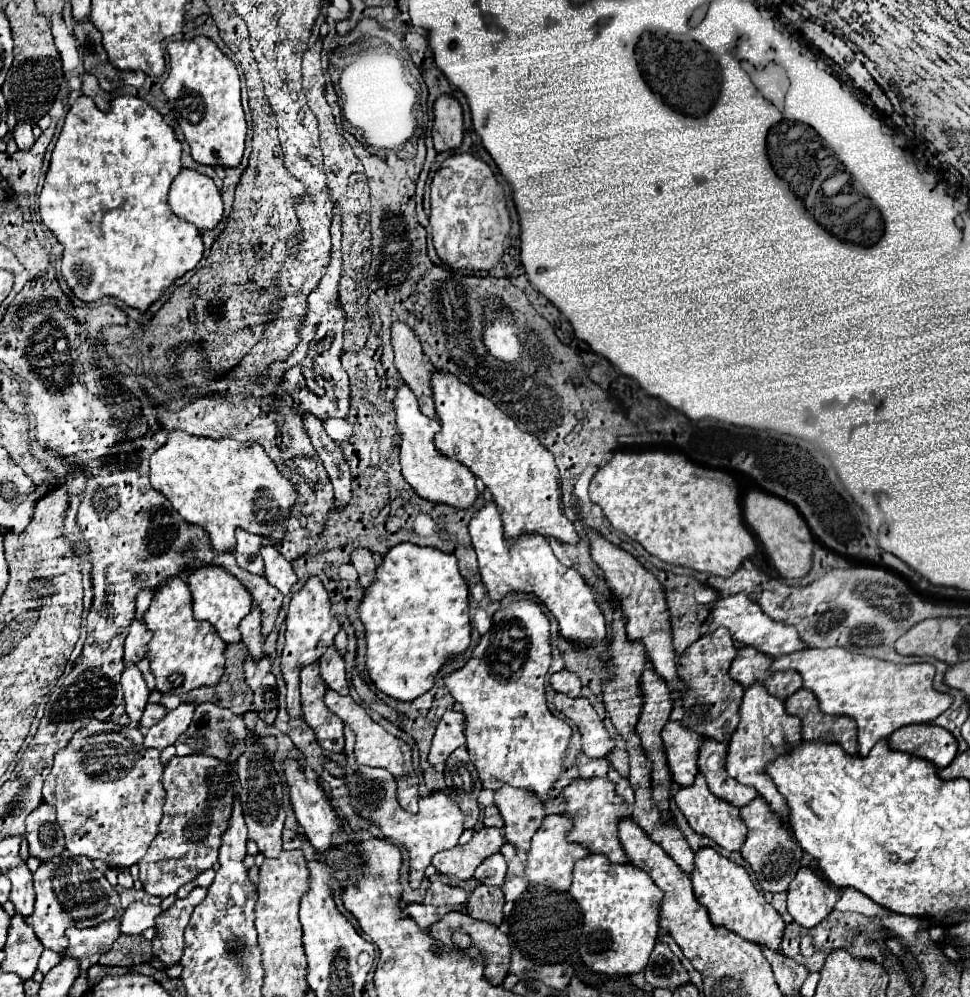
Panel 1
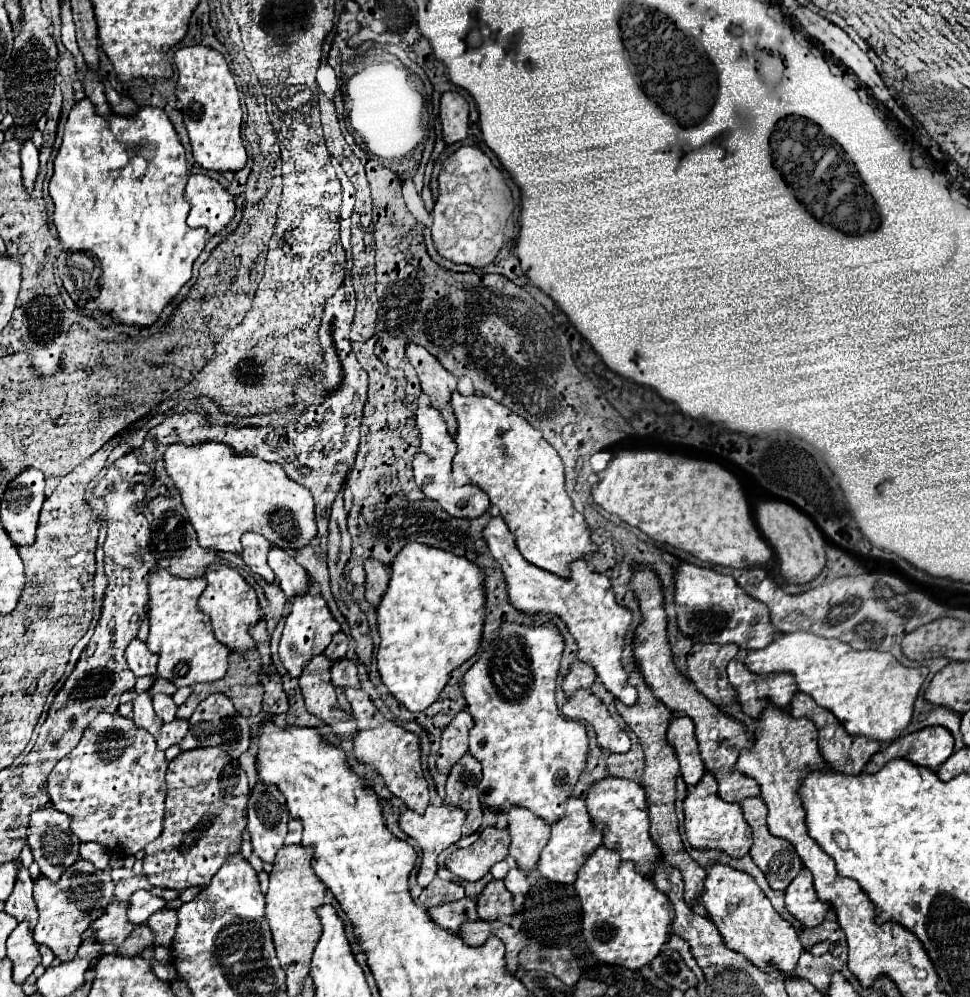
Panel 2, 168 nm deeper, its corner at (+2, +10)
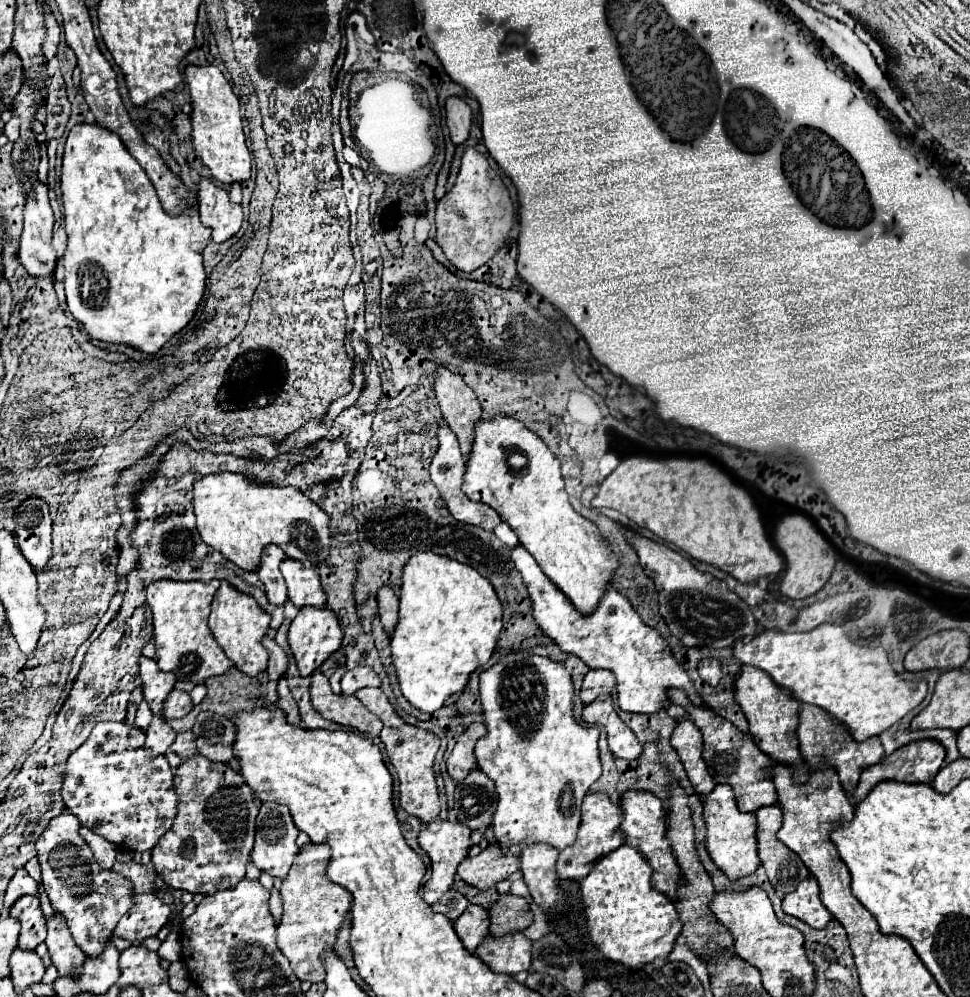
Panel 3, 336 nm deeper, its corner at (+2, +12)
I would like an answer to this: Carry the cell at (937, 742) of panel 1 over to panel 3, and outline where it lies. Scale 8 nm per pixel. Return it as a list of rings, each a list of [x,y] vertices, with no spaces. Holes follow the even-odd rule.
[[[924,739],[924,741],[914,741],[910,745],[904,745],[902,749],[898,749],[896,753],[888,755],[882,759],[882,763],[874,765],[874,767],[868,767],[862,777],[860,777],[860,783],[856,787],[856,791],[852,793],[852,805],[858,805],[860,801],[864,801],[864,797],[874,789],[876,783],[880,781],[902,781],[902,783],[930,783],[932,777],[936,777],[936,773],[940,771],[942,763],[944,763],[944,757],[946,757],[946,751],[944,747],[938,743],[938,741],[930,741],[930,739]]]

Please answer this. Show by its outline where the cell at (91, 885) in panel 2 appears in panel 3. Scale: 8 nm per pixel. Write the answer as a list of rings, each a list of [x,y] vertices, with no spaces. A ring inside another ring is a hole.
[[[54,915],[48,919],[48,953],[52,959],[52,965],[58,969],[62,977],[76,977],[80,975],[80,967],[86,961],[86,955],[80,951],[80,947],[72,941],[68,927],[64,925],[64,917]]]

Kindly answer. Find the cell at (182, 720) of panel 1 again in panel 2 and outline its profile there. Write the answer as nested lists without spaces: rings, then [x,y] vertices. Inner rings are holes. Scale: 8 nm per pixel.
[[[174,719],[172,723],[164,723],[160,727],[156,747],[160,747],[160,751],[166,751],[170,745],[178,745],[182,741],[182,737],[186,735],[186,731],[188,731],[186,719]]]

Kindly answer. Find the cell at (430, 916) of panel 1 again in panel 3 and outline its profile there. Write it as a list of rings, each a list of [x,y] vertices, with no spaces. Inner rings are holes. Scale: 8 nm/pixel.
[[[468,905],[468,909],[454,921],[454,929],[470,953],[474,953],[480,941],[484,941],[484,937],[488,935],[488,925],[488,911],[478,905]]]

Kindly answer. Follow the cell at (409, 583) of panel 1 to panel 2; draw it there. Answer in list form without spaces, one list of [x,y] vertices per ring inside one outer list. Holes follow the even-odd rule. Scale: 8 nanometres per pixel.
[[[408,543],[390,563],[390,583],[378,615],[378,671],[388,691],[408,711],[424,711],[448,681],[448,673],[478,651],[484,623],[484,573],[464,557]]]

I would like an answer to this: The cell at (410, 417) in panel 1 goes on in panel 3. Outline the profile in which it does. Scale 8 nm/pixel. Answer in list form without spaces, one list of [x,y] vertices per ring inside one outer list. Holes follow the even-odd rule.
[[[440,427],[438,429],[438,439],[440,439],[440,447],[432,459],[432,465],[430,465],[430,475],[432,475],[432,483],[438,487],[438,491],[442,493],[442,499],[446,501],[448,505],[448,511],[452,513],[452,517],[456,521],[462,521],[462,523],[468,523],[468,525],[476,525],[476,527],[482,527],[486,531],[494,531],[494,527],[502,521],[488,505],[480,505],[480,503],[474,503],[470,501],[464,491],[462,491],[462,481],[464,481],[464,457],[460,453],[460,445],[456,441],[456,435],[448,429],[448,427]]]

